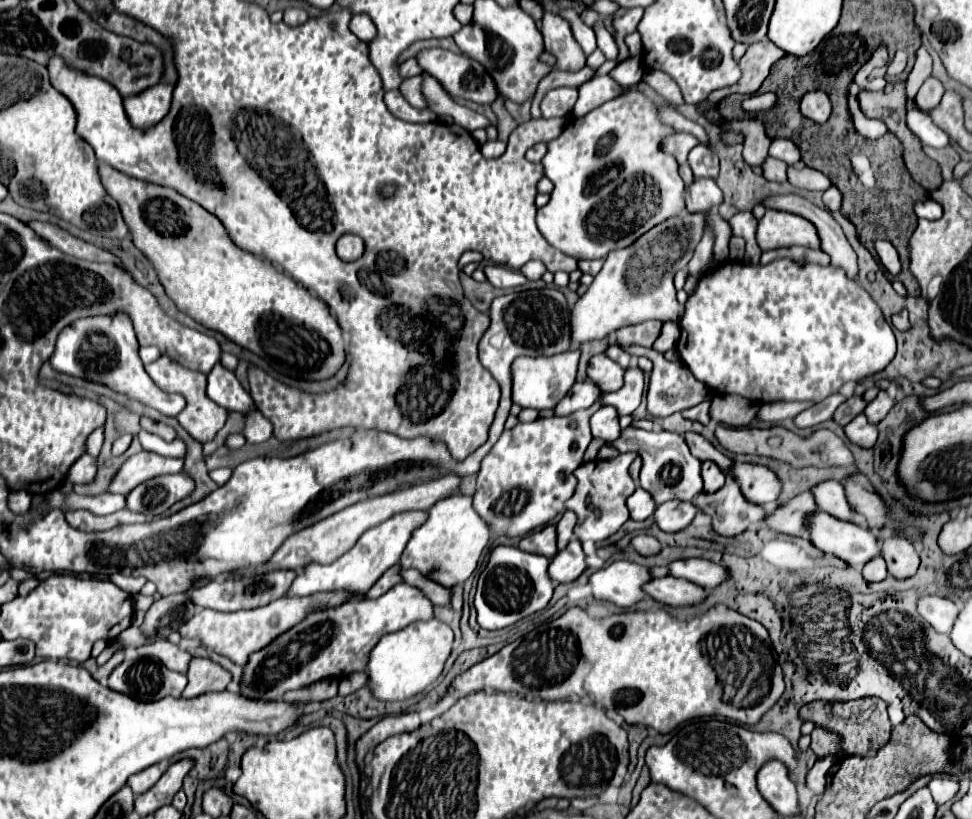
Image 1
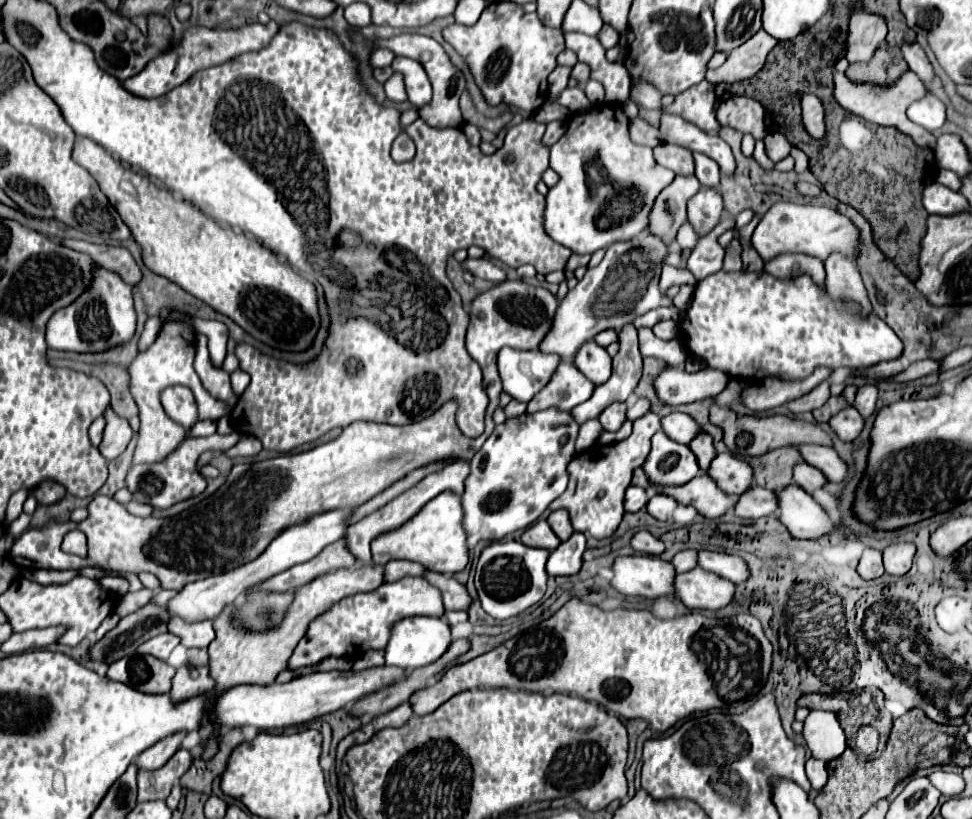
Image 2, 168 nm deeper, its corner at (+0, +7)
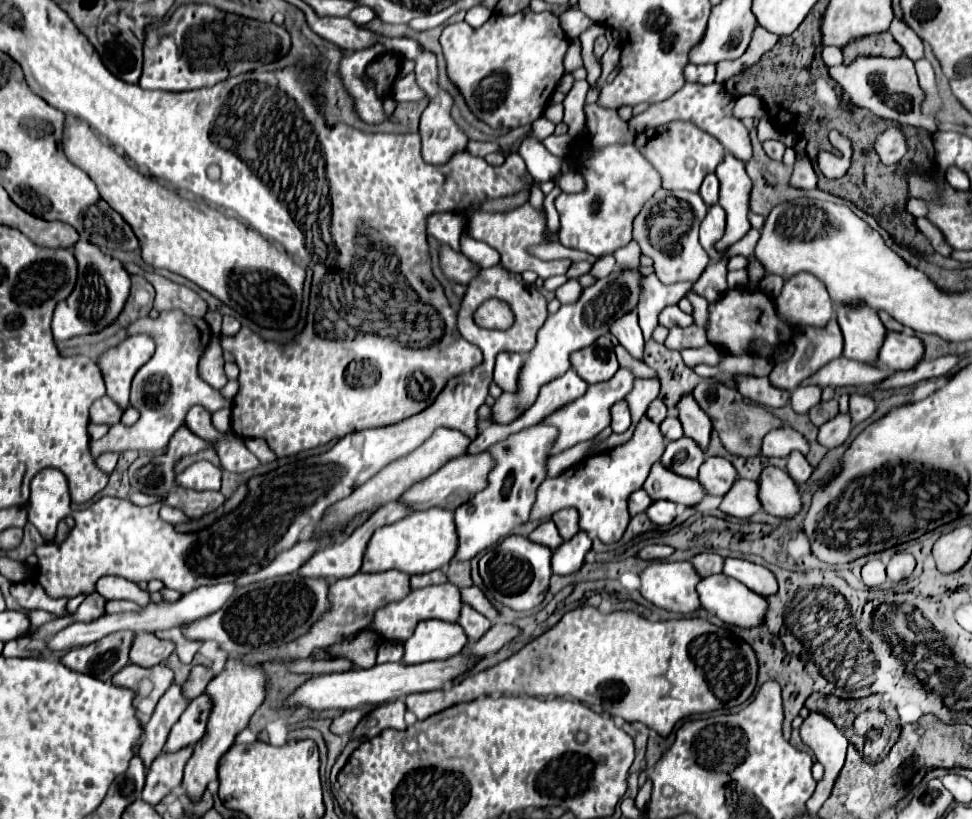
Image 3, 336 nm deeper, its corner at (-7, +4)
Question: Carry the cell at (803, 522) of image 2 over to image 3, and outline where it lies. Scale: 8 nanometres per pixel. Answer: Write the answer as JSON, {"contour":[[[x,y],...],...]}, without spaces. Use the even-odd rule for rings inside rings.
{"contour":[[[777,466],[763,468],[759,480],[759,502],[761,508],[773,516],[793,516],[801,508],[801,496],[797,492],[797,484],[787,476],[785,470]]]}

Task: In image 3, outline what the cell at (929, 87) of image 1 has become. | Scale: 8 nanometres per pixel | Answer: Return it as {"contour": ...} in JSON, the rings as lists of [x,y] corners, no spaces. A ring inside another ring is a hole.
{"contour":[[[893,18],[889,32],[891,32],[891,36],[901,44],[903,52],[905,52],[911,60],[923,58],[923,42],[921,42],[921,38],[919,38],[903,20]]]}

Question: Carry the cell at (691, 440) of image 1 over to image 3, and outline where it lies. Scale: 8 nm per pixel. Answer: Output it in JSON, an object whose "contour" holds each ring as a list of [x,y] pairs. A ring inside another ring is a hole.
{"contour":[[[667,416],[667,418],[661,422],[661,434],[665,436],[667,442],[681,438],[681,436],[683,436],[683,426],[679,424],[679,418],[677,418],[677,416]]]}

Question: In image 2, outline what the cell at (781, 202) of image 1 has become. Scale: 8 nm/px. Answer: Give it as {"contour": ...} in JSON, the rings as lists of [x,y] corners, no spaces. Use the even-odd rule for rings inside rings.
{"contour":[[[832,253],[826,261],[826,289],[832,297],[840,299],[854,299],[862,305],[864,313],[870,313],[870,301],[866,295],[866,289],[862,285],[856,261],[852,257],[846,257],[842,253]]]}

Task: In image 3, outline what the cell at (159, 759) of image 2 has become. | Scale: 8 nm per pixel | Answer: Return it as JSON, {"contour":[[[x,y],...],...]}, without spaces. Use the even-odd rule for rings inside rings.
{"contour":[[[207,692],[193,698],[191,704],[185,708],[177,724],[171,728],[167,744],[163,752],[177,752],[187,744],[195,744],[205,734],[205,724],[211,712],[211,698]]]}

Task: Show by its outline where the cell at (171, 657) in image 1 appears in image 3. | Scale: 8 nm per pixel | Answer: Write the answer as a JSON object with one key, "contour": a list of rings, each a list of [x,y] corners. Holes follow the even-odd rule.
{"contour":[[[137,634],[131,644],[129,660],[137,666],[151,668],[161,664],[173,650],[175,646],[169,640],[159,640],[155,634]]]}

